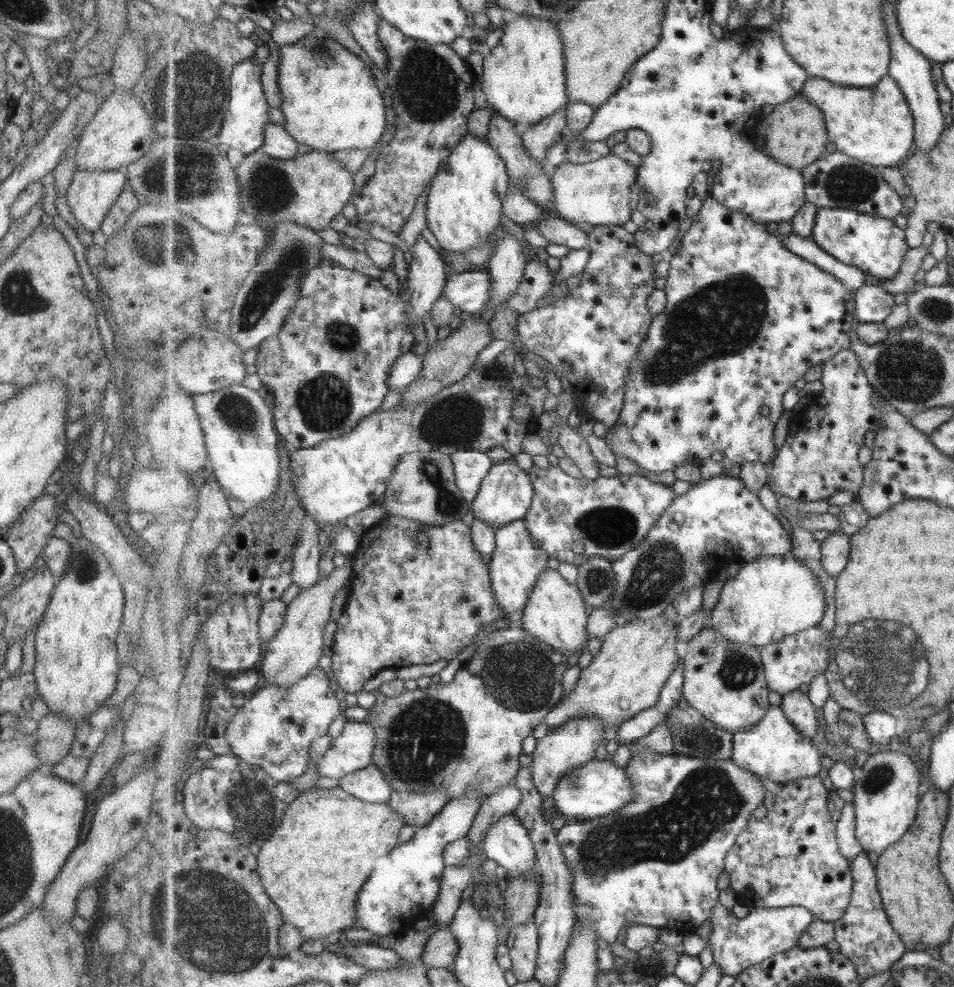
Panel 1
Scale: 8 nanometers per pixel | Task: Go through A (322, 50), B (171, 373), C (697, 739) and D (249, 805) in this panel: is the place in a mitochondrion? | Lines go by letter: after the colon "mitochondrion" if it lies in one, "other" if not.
A: mitochondrion
B: other
C: mitochondrion
D: mitochondrion

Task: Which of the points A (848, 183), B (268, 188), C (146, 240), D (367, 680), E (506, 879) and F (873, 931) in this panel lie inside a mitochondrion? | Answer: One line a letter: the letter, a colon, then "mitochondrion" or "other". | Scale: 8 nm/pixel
A: mitochondrion
B: mitochondrion
C: mitochondrion
D: other
E: other
F: other

